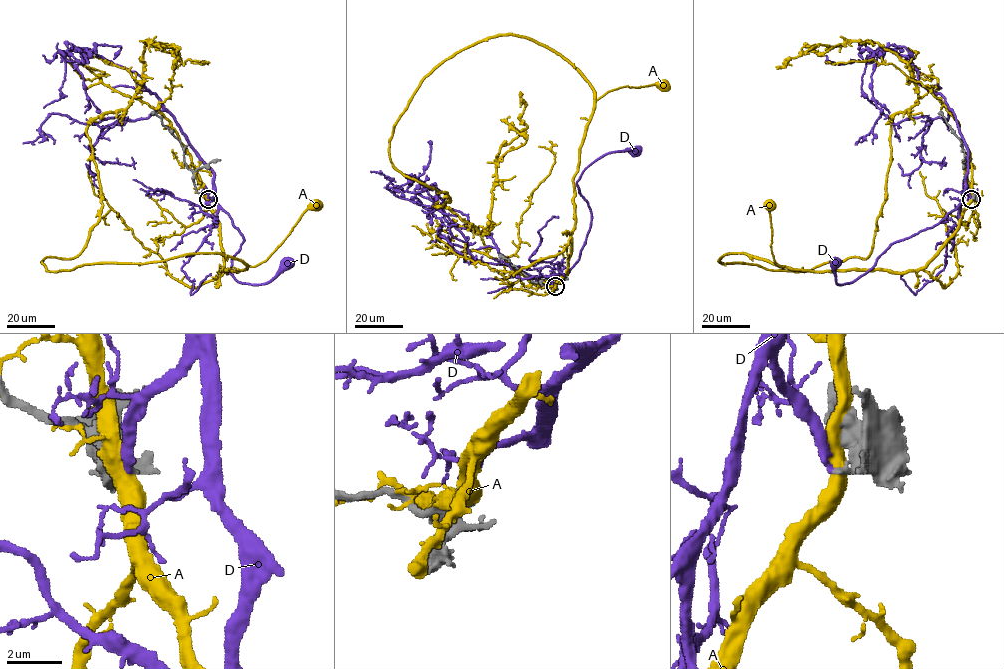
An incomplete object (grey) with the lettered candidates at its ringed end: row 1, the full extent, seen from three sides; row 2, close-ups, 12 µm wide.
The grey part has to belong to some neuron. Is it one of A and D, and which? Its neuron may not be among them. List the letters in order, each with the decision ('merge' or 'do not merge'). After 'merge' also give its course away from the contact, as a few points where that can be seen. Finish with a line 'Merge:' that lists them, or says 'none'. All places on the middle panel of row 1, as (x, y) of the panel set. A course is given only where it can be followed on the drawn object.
A: do not merge
D: merge; it runs (555, 286), (579, 259), (589, 231), (590, 208), (576, 183), (581, 173), (605, 155), (638, 148), (636, 150)
Merge: D

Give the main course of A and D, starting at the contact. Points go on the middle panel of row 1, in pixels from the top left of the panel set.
A: (555, 288), (567, 274), (575, 226), (573, 176), (594, 103), (621, 87), (663, 85)
D: (555, 286), (579, 259), (589, 231), (590, 208), (576, 183), (581, 173), (605, 155), (638, 148), (636, 150)

